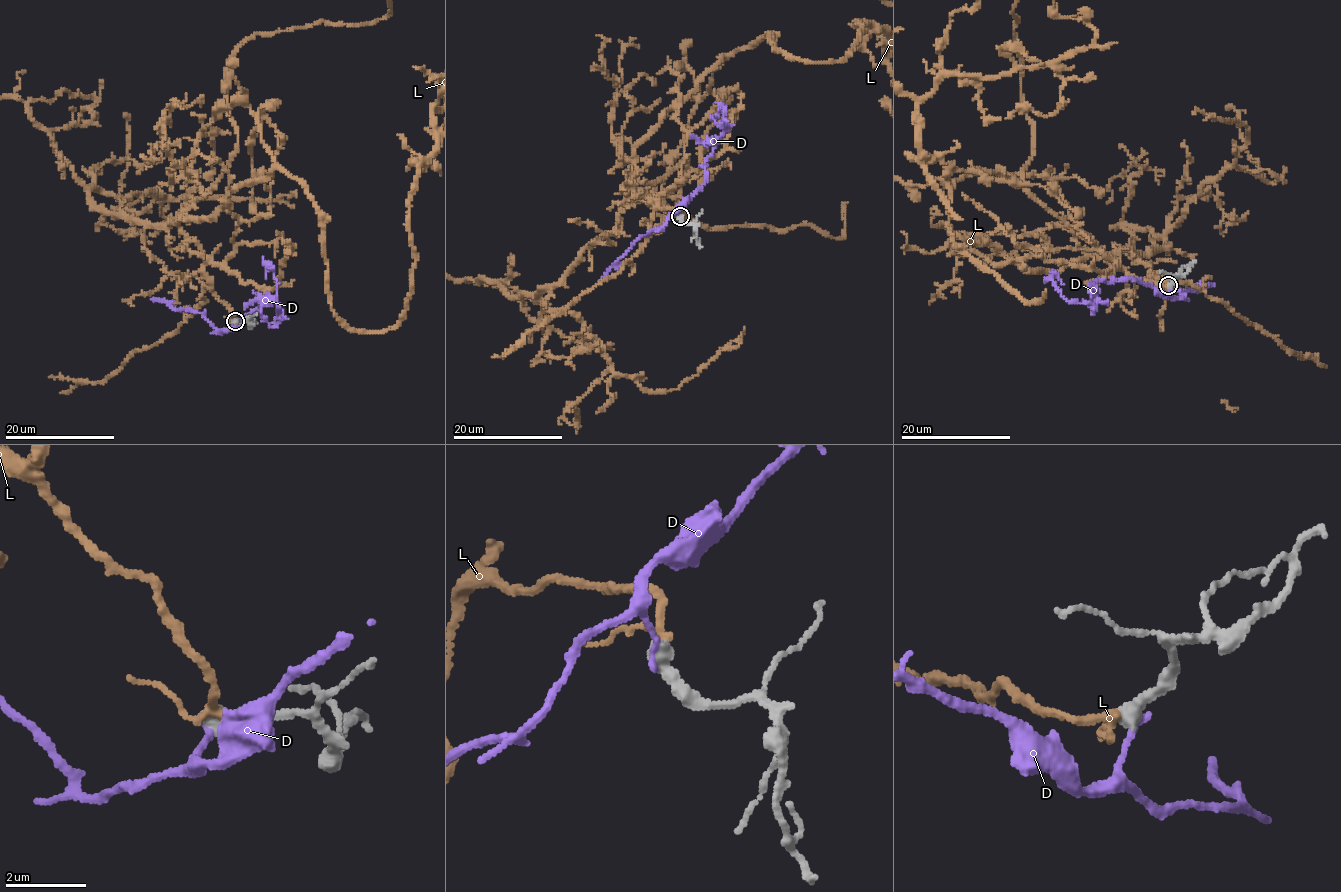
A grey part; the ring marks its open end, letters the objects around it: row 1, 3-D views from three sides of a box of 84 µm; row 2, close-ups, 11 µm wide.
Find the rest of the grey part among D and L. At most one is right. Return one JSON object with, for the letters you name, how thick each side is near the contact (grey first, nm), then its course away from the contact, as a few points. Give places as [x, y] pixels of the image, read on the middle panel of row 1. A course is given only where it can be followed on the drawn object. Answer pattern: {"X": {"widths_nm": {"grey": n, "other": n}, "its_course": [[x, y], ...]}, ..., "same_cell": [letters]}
{"L": {"widths_nm": {"grey": 440, "other": 190}}, "same_cell": ["L"]}

